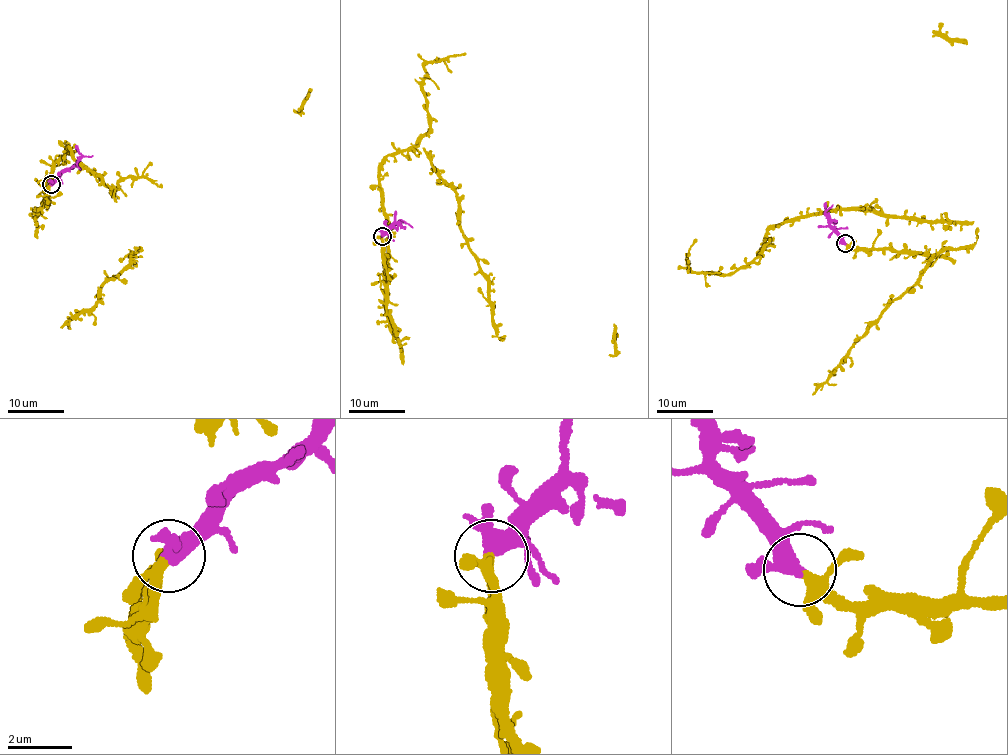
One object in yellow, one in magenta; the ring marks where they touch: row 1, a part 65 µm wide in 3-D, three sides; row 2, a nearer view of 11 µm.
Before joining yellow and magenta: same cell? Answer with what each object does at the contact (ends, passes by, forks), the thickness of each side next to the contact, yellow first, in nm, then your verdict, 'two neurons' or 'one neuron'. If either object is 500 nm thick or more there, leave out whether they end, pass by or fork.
yellow forks | magenta passes by | 200/380 nm | one neuron

